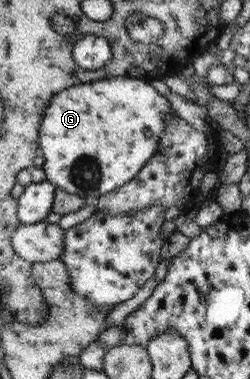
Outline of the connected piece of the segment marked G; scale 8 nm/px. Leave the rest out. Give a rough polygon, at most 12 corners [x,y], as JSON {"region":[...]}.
{"region":[[140,79],[74,86],[42,122],[50,182],[90,201],[160,148],[170,102]]}

